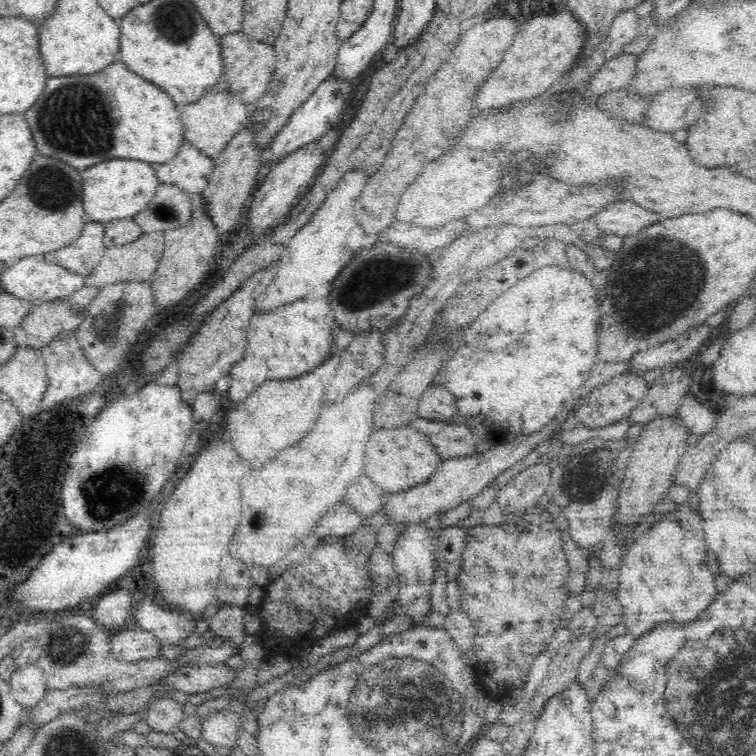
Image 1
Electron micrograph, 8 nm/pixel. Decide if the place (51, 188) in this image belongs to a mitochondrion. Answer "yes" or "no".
yes

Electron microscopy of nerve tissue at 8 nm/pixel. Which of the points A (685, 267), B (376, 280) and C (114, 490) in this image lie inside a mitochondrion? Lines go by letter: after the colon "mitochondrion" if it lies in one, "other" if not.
A: mitochondrion
B: mitochondrion
C: mitochondrion

